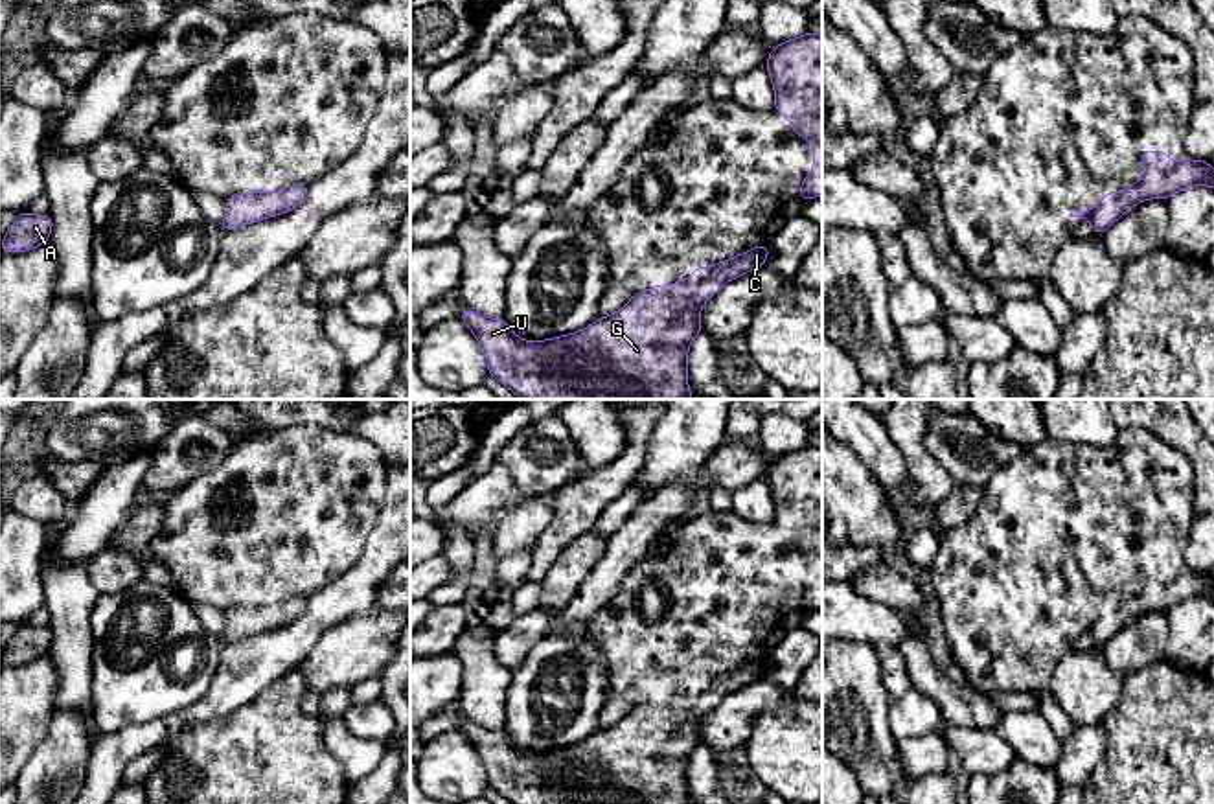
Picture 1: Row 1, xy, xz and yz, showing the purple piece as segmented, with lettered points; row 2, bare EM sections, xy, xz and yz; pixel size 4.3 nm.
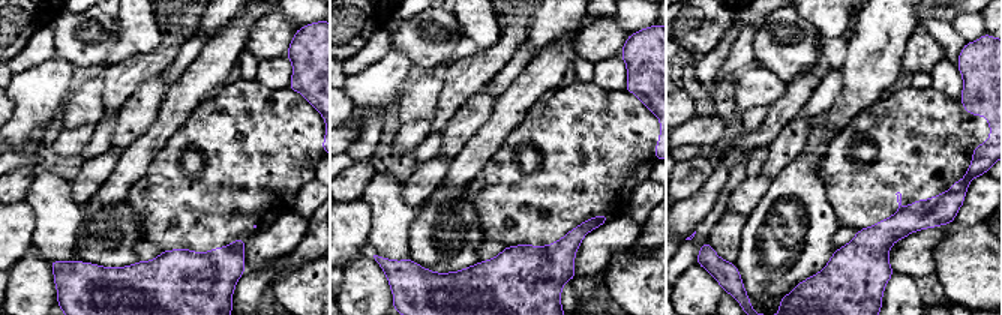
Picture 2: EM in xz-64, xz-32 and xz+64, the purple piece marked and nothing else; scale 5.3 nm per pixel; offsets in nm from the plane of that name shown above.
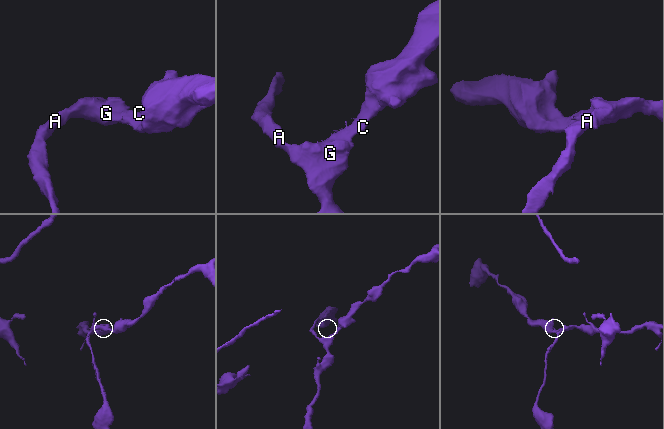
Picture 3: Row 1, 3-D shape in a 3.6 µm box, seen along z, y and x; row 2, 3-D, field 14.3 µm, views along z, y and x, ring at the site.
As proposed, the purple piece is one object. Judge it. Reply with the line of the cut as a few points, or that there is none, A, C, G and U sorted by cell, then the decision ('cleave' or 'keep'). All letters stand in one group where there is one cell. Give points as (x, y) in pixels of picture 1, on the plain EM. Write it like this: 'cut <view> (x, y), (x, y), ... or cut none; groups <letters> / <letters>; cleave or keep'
cut none; groups A C G U; keep

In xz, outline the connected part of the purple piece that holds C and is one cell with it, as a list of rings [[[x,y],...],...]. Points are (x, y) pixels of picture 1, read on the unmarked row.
[[[760,657],[714,679],[695,679],[690,690],[638,703],[616,725],[555,751],[521,752],[504,730],[489,730],[464,719],[458,727],[476,749],[487,786],[511,804],[690,804],[688,762],[703,745],[703,718],[725,695],[765,677],[769,662],[769,657]]]

